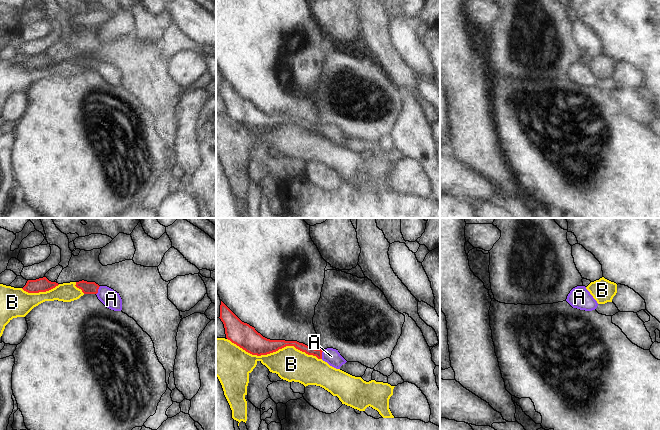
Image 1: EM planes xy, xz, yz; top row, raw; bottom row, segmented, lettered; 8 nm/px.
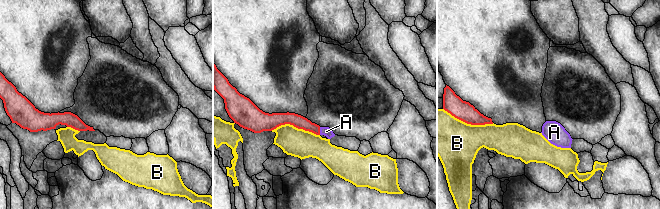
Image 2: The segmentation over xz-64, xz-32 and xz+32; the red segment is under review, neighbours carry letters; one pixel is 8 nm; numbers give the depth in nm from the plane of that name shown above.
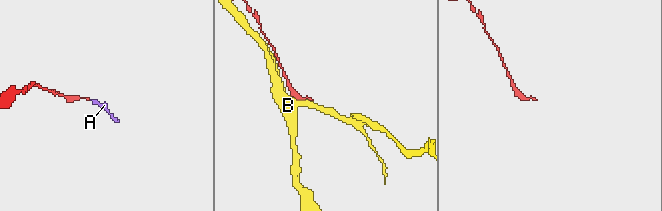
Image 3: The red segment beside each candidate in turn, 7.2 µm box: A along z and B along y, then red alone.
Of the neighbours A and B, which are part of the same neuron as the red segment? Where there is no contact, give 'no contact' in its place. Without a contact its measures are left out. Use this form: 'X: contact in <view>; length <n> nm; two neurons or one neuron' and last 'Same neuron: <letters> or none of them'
A: contact in xz; length 70 nm; one neuron
B: contact in xz; length 800 nm; two neurons
Same neuron: A

